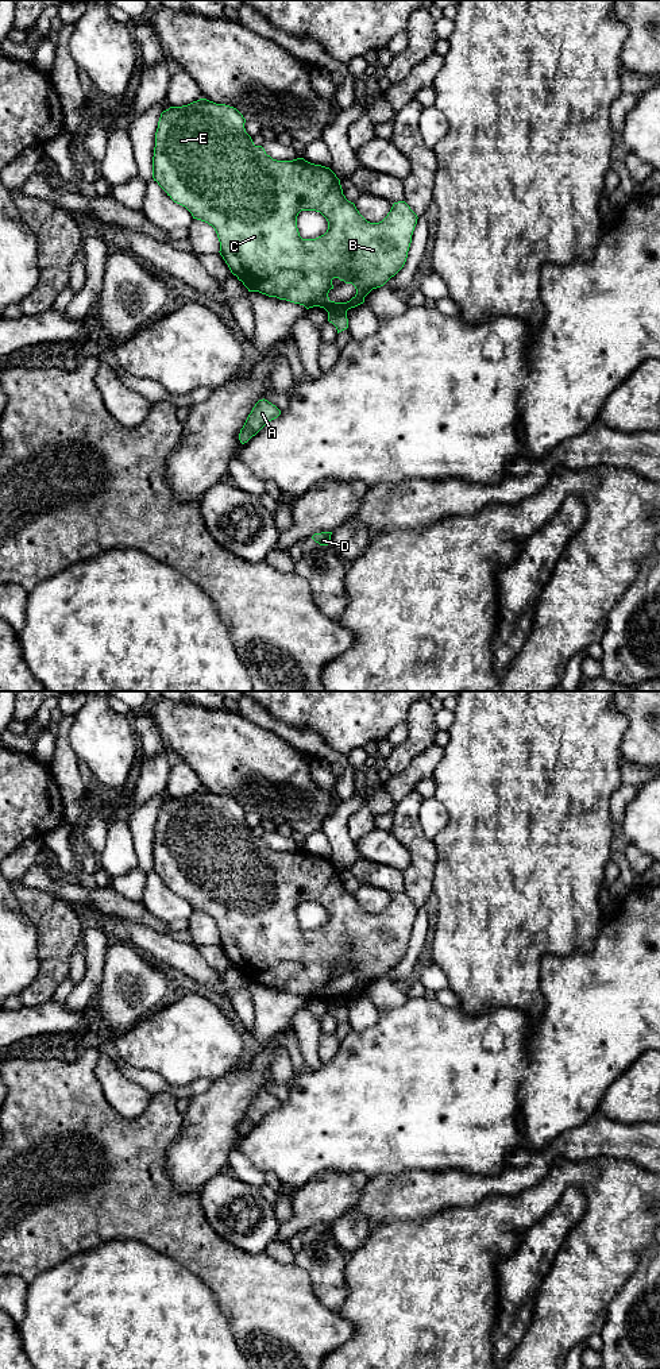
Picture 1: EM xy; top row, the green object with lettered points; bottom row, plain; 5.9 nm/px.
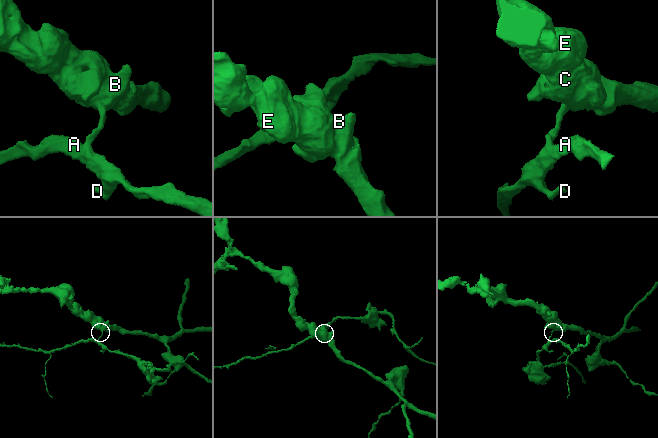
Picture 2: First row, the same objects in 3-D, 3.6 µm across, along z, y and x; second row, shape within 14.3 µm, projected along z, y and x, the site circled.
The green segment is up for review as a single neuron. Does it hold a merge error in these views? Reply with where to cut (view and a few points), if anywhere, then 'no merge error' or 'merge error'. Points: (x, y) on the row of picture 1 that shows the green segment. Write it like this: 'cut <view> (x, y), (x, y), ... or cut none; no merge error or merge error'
cut xy (347, 309), (327, 311); merge error

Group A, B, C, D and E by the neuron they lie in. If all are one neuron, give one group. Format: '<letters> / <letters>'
A D / B C E

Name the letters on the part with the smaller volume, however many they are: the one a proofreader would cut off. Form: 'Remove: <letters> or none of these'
Remove: A, D

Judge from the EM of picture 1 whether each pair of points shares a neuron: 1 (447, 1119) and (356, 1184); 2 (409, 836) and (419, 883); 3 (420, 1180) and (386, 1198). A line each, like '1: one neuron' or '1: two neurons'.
1: two neurons
2: one neuron
3: one neuron

